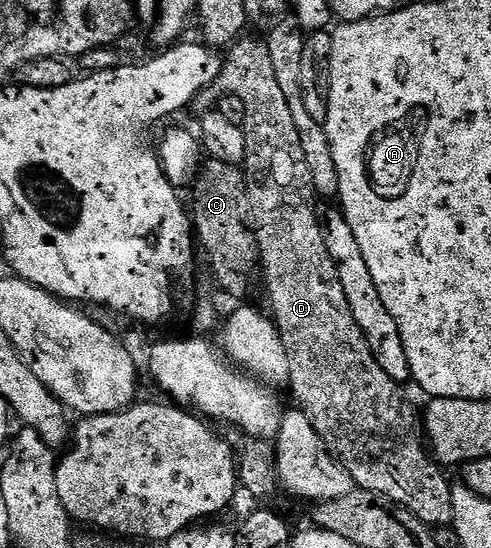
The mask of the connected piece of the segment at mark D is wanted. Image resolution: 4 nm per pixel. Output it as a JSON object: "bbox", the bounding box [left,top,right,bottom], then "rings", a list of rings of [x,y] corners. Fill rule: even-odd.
{"bbox":[191,36,454,530],"rings":[[[250,36],[241,37],[231,45],[229,52],[225,55],[221,63],[221,70],[218,78],[211,83],[210,87],[203,88],[191,103],[191,109],[195,110],[195,115],[201,116],[208,112],[217,109],[220,101],[224,97],[236,97],[245,103],[247,117],[243,122],[243,130],[246,134],[246,158],[242,165],[244,170],[244,178],[248,181],[248,193],[250,194],[250,210],[252,211],[252,222],[256,234],[256,244],[260,247],[260,263],[262,265],[262,273],[264,272],[264,280],[268,283],[268,296],[272,299],[271,311],[274,313],[276,328],[280,332],[282,342],[286,346],[286,354],[290,362],[290,374],[288,375],[288,384],[292,392],[296,395],[299,411],[306,414],[306,418],[310,418],[310,422],[314,426],[314,430],[322,438],[322,442],[326,446],[328,453],[335,458],[336,463],[341,464],[350,474],[353,485],[357,489],[373,492],[374,494],[382,494],[386,498],[390,498],[396,504],[401,504],[406,510],[410,510],[410,514],[414,514],[421,522],[431,526],[433,529],[440,530],[440,527],[451,525],[454,518],[454,498],[452,490],[454,487],[453,481],[448,481],[448,476],[443,467],[437,464],[429,445],[426,443],[426,433],[424,430],[424,422],[422,419],[421,409],[415,408],[408,401],[408,396],[403,392],[401,381],[390,378],[390,374],[386,374],[386,370],[382,370],[382,366],[378,366],[378,362],[374,358],[374,354],[368,345],[368,339],[365,338],[364,332],[358,326],[358,322],[354,322],[354,314],[350,310],[350,302],[346,302],[346,290],[342,290],[342,282],[338,278],[338,270],[334,266],[334,262],[330,258],[330,250],[326,250],[322,246],[316,248],[304,248],[304,244],[319,245],[322,240],[320,233],[320,220],[316,217],[318,207],[318,197],[316,187],[314,186],[314,178],[310,174],[310,166],[306,166],[306,154],[302,154],[302,138],[298,134],[298,126],[294,123],[294,116],[290,111],[289,103],[286,102],[286,94],[278,87],[277,76],[274,74],[274,68],[269,56],[268,45],[265,41],[260,41],[250,38]]]}

